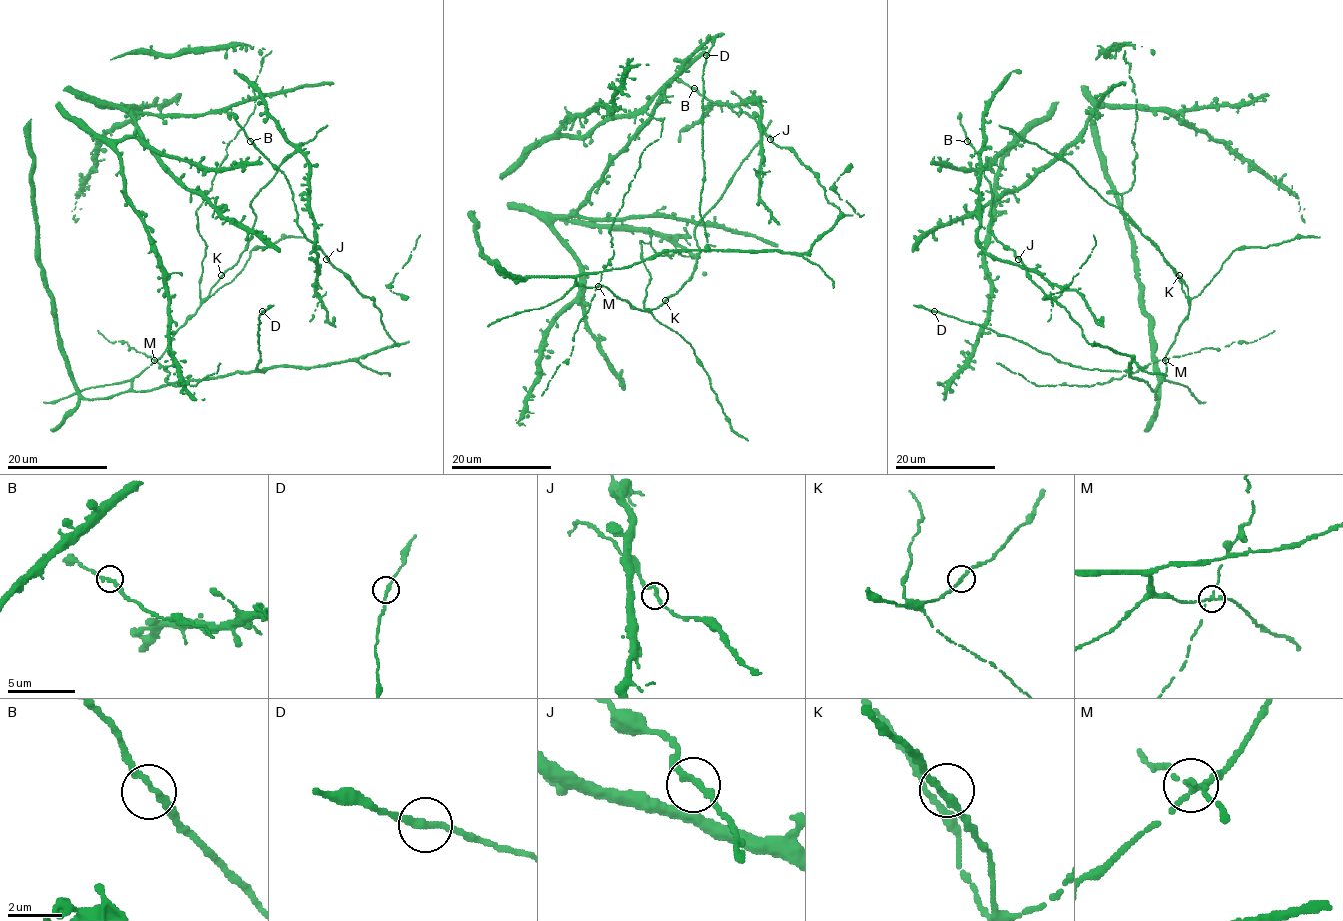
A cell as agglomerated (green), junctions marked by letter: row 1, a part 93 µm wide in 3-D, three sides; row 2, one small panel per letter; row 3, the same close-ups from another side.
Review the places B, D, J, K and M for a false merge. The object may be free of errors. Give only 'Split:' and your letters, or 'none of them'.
Split: M

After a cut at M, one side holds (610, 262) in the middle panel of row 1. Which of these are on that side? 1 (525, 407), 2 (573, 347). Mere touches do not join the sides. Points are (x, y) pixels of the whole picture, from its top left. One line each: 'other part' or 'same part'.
1: other part
2: same part

